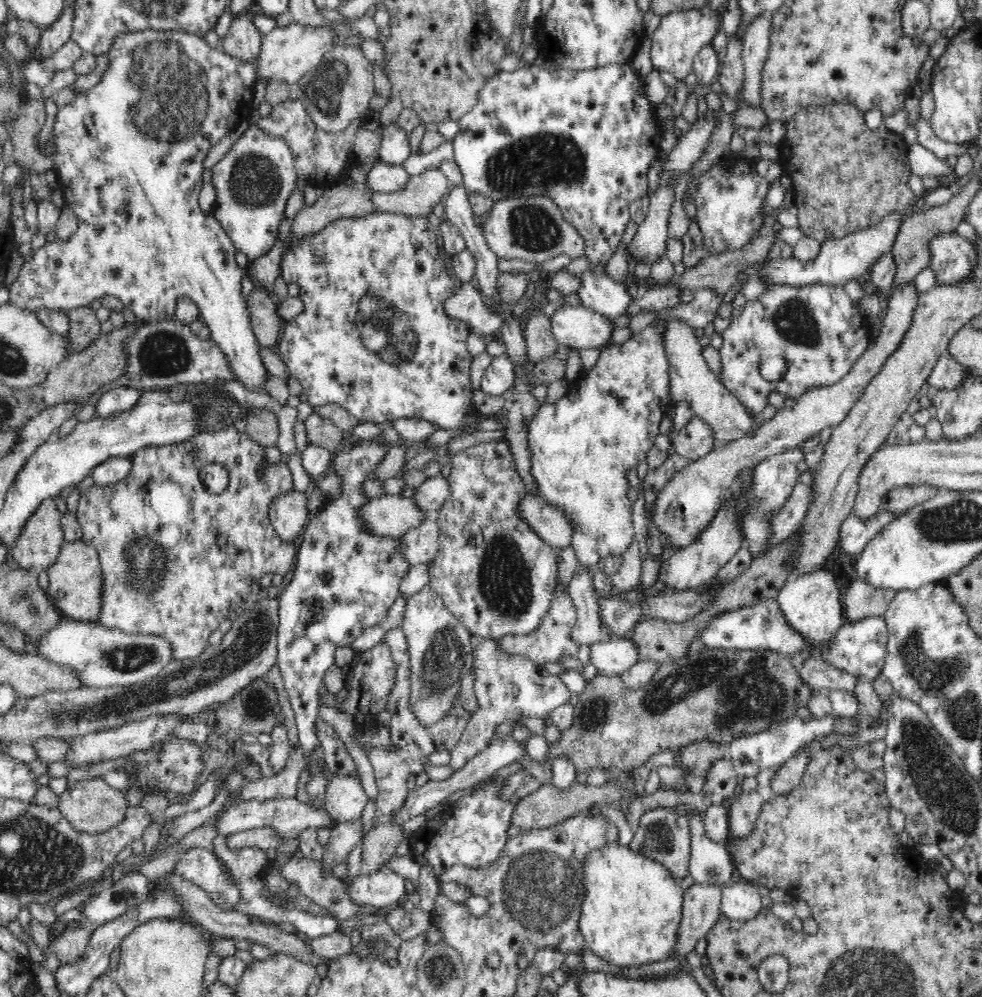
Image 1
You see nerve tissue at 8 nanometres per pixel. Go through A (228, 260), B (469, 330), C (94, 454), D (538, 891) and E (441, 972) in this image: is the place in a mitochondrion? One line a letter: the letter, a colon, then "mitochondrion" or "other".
A: other
B: other
C: other
D: mitochondrion
E: mitochondrion

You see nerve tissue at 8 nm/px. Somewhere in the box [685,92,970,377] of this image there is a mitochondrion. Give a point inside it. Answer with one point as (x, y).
(795, 321)

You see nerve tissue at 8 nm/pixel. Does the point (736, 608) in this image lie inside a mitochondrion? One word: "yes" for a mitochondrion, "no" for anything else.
no

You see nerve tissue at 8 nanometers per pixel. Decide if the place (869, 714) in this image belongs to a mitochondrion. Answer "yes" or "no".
no

